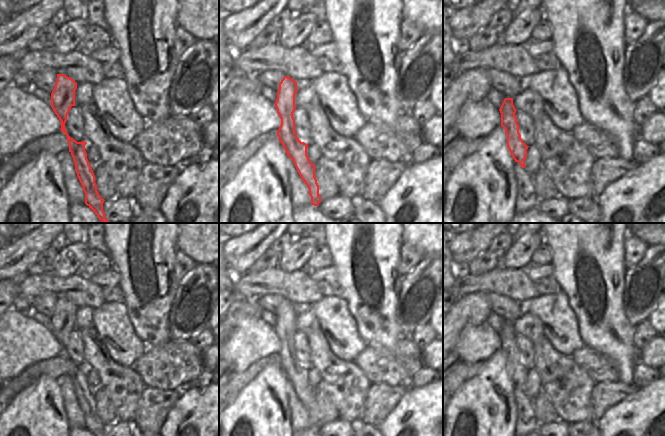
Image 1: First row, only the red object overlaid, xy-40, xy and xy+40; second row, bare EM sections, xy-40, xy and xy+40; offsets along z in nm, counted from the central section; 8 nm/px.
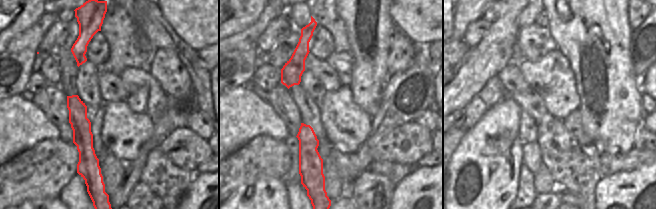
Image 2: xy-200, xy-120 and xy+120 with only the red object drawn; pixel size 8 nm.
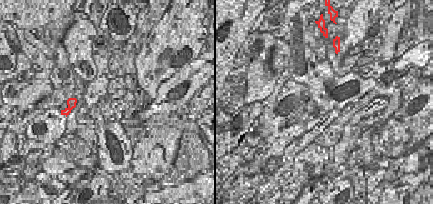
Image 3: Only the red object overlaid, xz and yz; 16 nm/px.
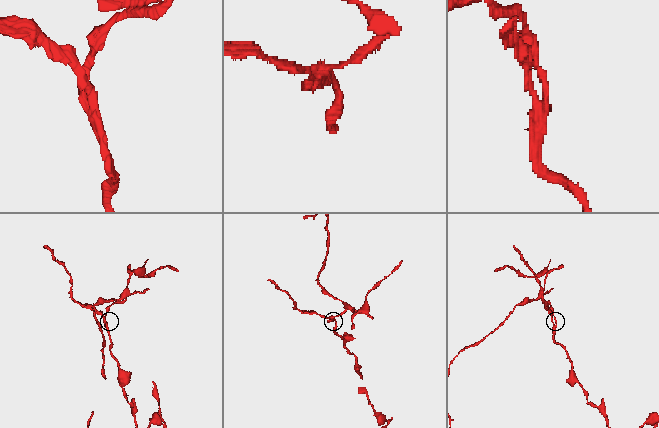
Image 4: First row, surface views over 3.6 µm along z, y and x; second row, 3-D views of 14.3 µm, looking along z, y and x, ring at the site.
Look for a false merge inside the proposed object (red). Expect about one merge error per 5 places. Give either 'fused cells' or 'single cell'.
fused cells

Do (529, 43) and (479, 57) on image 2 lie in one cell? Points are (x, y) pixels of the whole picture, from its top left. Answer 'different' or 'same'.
different

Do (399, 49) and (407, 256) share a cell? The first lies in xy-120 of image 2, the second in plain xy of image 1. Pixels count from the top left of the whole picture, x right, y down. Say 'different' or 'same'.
same

